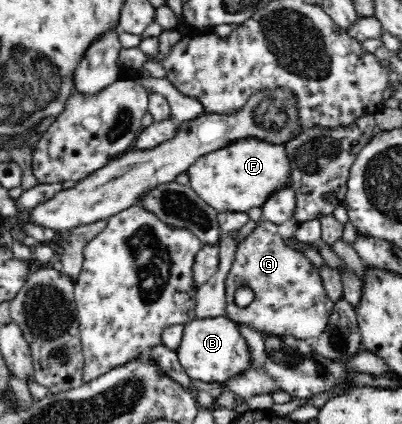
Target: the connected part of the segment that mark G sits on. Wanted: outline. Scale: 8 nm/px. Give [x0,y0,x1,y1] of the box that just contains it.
[224,220,335,341]

